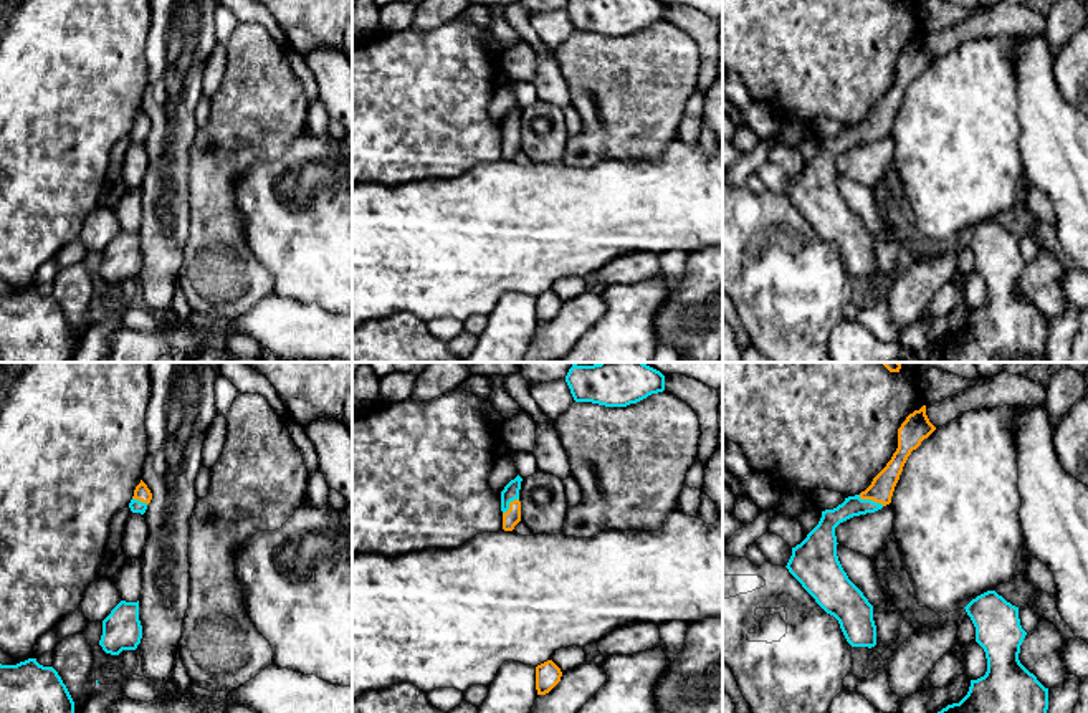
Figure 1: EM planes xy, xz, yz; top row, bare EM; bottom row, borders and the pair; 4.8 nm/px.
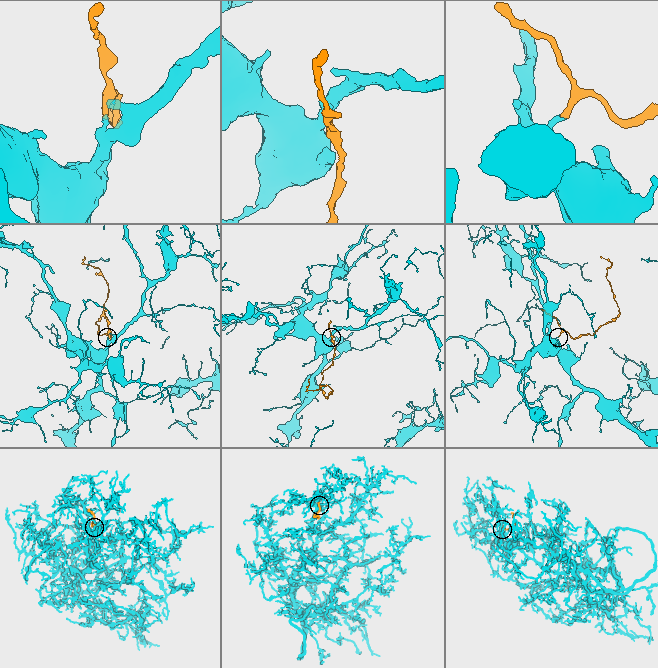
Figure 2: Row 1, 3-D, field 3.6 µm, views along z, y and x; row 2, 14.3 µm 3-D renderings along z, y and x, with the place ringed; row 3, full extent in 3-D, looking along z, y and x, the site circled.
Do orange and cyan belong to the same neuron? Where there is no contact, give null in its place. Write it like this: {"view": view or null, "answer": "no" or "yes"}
{"view": "yz", "answer": "yes"}

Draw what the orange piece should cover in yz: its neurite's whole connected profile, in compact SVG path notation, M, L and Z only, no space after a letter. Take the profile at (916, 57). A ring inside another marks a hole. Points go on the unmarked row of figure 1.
M926 35L909 43L898 58L896 81L871 114L860 124L845 127L837 137L822 141L818 154L792 177L785 197L815 232L838 250L852 276L875 276L876 255L873 235L848 208L838 190L835 157L853 146L875 142L890 134L908 86L934 60Z

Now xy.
M141 109L141 112L134 119L134 126L129 132L129 137L132 142L144 144L150 129L152 129L152 122L147 117L147 114Z

